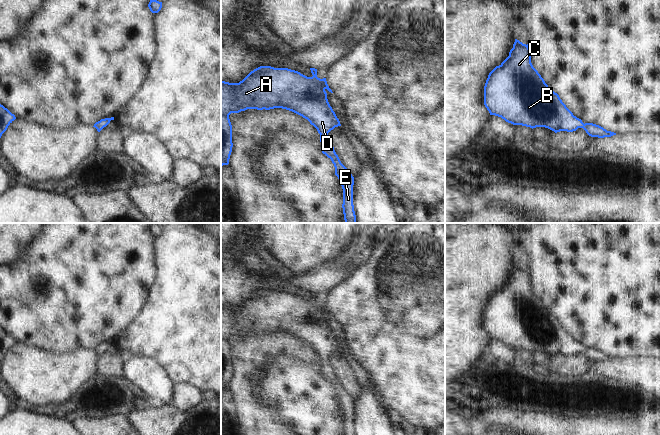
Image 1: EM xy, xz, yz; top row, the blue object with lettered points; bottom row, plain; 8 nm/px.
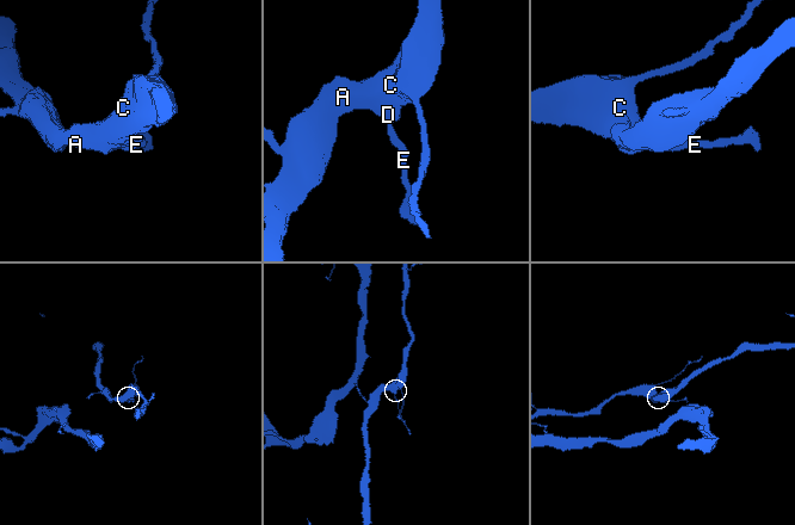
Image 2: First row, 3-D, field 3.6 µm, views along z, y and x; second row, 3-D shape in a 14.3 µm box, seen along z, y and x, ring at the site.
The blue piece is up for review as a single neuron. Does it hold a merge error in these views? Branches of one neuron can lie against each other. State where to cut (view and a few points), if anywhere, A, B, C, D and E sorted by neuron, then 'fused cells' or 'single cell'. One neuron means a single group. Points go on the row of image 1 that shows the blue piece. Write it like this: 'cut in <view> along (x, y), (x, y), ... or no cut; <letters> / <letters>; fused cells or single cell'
no cut; A B C D E; single cell

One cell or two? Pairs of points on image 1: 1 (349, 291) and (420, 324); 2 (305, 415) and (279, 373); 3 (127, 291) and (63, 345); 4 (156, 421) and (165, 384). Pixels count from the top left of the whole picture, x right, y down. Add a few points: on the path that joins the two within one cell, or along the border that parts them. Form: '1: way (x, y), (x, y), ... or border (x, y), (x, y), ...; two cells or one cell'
1: way (367, 305), (405, 307); one cell
2: way (305, 405), (305, 401), (287, 383); one cell
3: way (111, 297), (79, 329); one cell
4: border (169, 402), (164, 404); two cells

